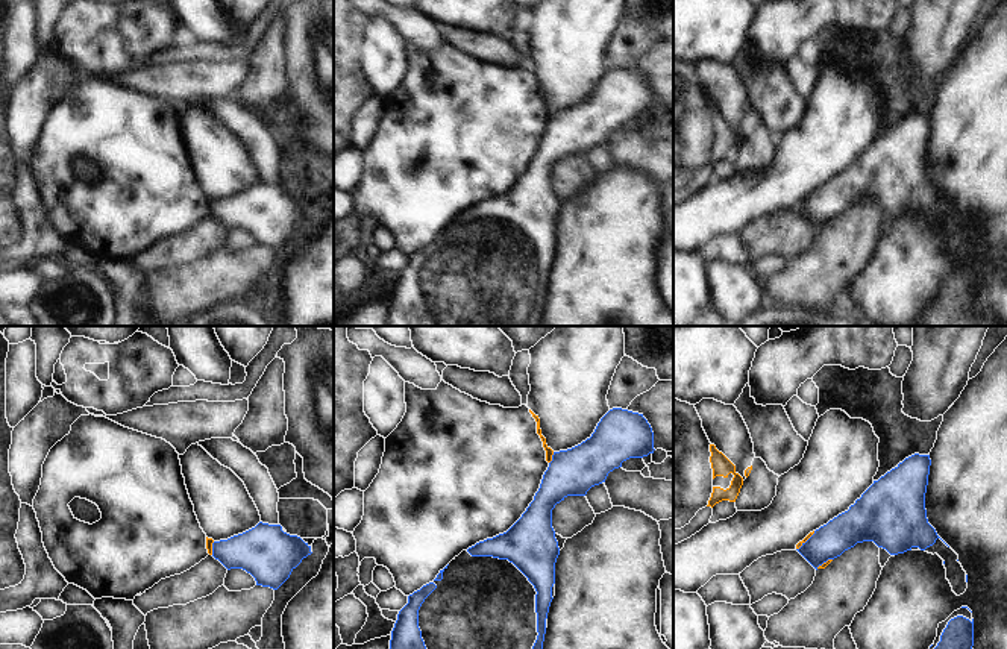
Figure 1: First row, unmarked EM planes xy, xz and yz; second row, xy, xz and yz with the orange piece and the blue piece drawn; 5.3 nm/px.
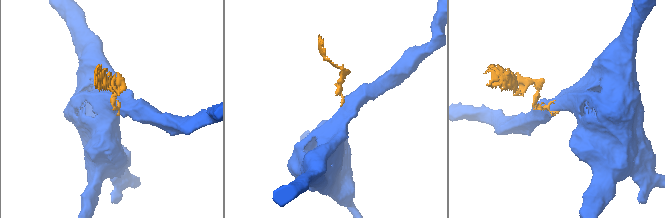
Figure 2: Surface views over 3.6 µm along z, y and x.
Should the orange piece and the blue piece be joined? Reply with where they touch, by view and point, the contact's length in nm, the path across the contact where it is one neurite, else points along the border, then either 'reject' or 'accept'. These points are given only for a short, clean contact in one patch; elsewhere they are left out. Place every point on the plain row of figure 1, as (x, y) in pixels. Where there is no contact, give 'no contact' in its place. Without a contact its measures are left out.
xz (551, 119) | 70 nm | along xz (554, 112), (549, 123) | reject

